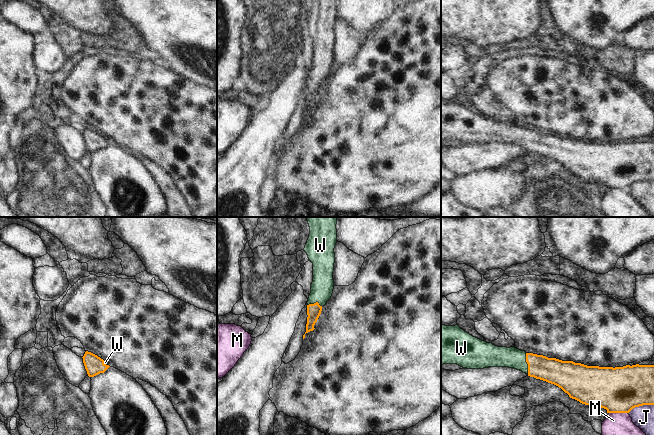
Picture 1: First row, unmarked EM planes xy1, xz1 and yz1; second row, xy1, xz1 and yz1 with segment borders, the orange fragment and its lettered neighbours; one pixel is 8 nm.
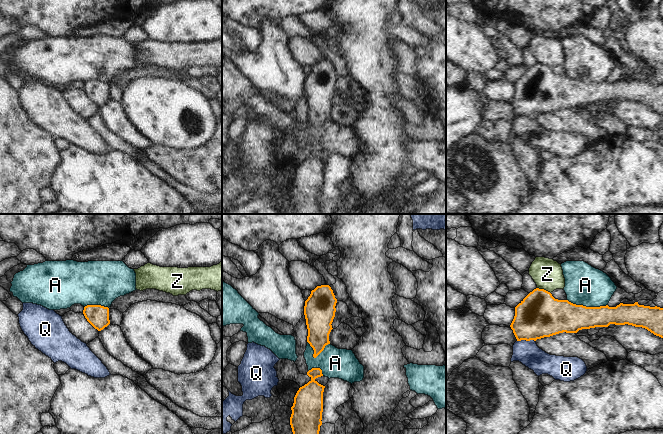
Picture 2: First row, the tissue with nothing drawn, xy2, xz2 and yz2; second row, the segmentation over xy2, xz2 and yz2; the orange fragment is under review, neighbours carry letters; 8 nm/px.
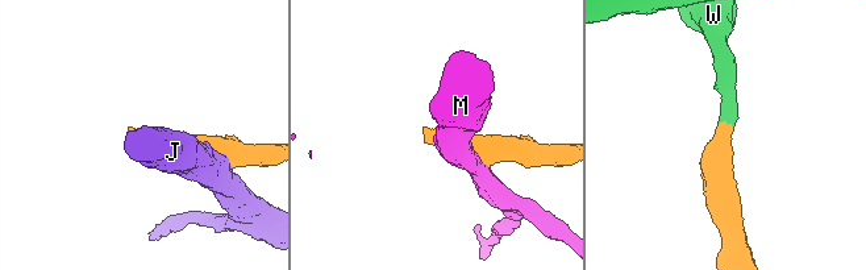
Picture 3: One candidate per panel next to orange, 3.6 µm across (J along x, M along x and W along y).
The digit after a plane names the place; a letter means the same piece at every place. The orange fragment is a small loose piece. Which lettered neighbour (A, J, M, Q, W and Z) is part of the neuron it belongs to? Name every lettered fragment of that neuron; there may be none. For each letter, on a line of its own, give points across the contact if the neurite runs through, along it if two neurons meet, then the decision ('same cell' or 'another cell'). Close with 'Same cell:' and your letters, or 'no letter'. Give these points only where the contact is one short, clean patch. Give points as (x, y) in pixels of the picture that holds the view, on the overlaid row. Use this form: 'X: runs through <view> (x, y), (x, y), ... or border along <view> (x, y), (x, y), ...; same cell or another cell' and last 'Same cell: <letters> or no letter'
A: border along yz2 (567, 299), (573, 303), (586, 306), (607, 305); another cell
J: another cell
M: another cell
Q: border along yz2 (534, 340), (517, 341); another cell
W: runs through yz1 (552, 370), (527, 363), (512, 357); same cell
Z: border along yz2 (537, 287), (543, 288), (550, 293); another cell
Same cell: W

